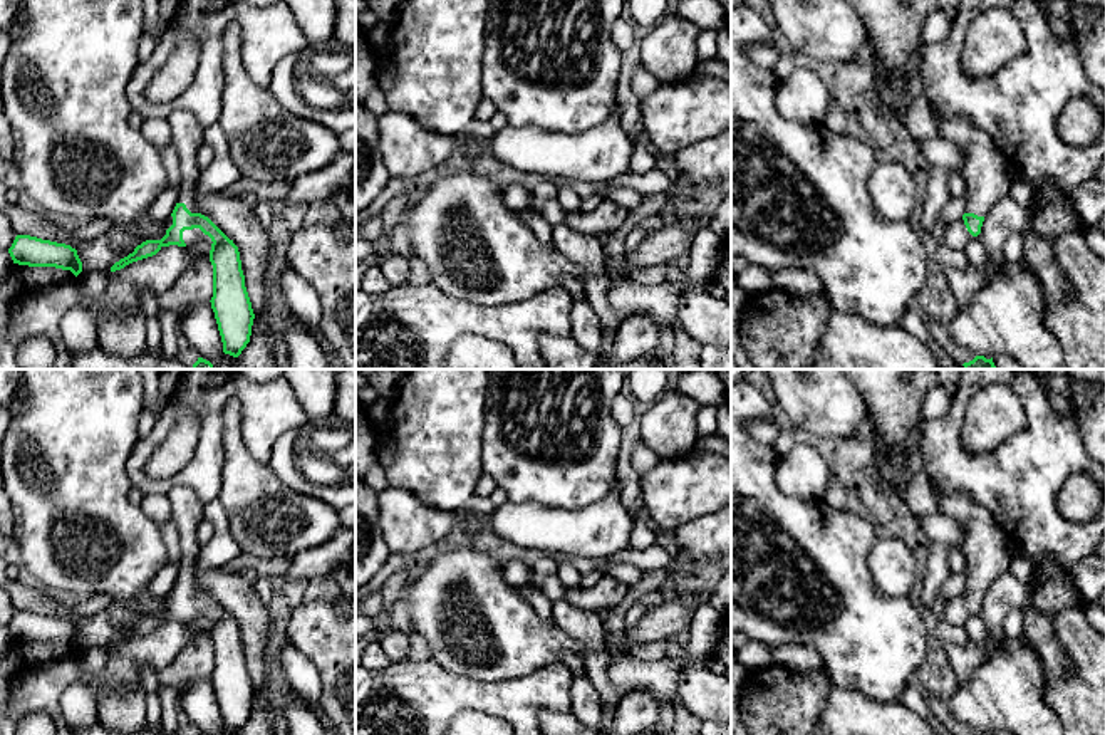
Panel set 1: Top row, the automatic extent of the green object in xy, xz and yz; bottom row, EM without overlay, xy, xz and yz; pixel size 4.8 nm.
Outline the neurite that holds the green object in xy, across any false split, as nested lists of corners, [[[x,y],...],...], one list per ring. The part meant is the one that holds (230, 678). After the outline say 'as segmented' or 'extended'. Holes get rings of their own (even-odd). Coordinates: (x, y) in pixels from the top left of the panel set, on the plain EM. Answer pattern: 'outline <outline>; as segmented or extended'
outline [[[178,485],[168,493],[171,502],[171,520],[176,524],[181,539],[183,559],[178,579],[166,599],[166,611],[161,616],[146,616],[132,629],[111,643],[111,648],[156,631],[163,623],[208,621],[213,641],[211,685],[223,718],[223,728],[238,733],[250,718],[253,701],[253,685],[245,663],[245,651],[238,623],[208,592],[196,584],[196,557],[200,542],[198,525],[205,520],[205,503],[196,493]]]; extended

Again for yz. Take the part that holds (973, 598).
outline [[[929,477],[929,487],[941,513],[951,517],[962,530],[959,547],[966,557],[966,589],[944,601],[939,621],[951,626],[964,626],[971,614],[981,609],[984,592],[1009,571],[1011,539],[998,527],[993,515],[964,492],[941,492]]]; extended

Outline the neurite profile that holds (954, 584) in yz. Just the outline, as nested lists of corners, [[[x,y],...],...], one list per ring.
[[[964,572],[951,574],[939,591],[939,599],[949,601],[959,596],[964,589],[966,589],[966,574]]]

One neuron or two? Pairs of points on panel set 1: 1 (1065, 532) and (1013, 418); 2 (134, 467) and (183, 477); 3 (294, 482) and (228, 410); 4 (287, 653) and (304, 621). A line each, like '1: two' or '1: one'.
1: two
2: one
3: two
4: two

